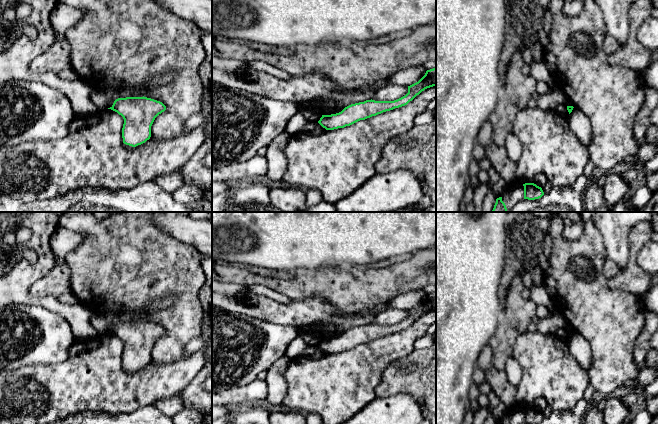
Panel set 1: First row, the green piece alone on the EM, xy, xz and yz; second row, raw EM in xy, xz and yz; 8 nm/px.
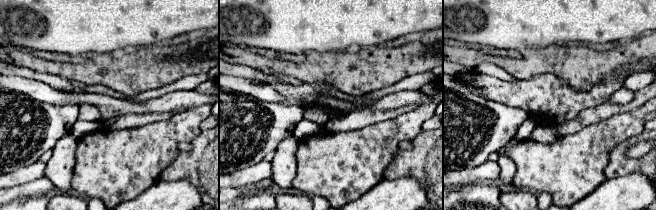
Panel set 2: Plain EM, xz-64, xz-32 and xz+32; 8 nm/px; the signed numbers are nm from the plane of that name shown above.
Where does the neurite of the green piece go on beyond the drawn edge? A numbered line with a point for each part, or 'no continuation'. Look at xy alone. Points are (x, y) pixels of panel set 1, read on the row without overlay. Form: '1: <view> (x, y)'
no continuation

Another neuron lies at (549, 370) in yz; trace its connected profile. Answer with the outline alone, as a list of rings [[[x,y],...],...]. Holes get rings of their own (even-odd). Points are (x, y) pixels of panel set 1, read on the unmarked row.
[[[527,331],[517,338],[513,357],[522,368],[522,379],[516,387],[517,405],[523,408],[532,407],[537,398],[544,397],[553,411],[562,412],[573,409],[584,397],[589,386],[588,373],[570,352],[568,341],[555,334]]]

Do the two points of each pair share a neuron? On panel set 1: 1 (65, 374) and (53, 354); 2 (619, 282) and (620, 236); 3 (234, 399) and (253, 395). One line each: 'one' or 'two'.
1: two
2: two
3: one

